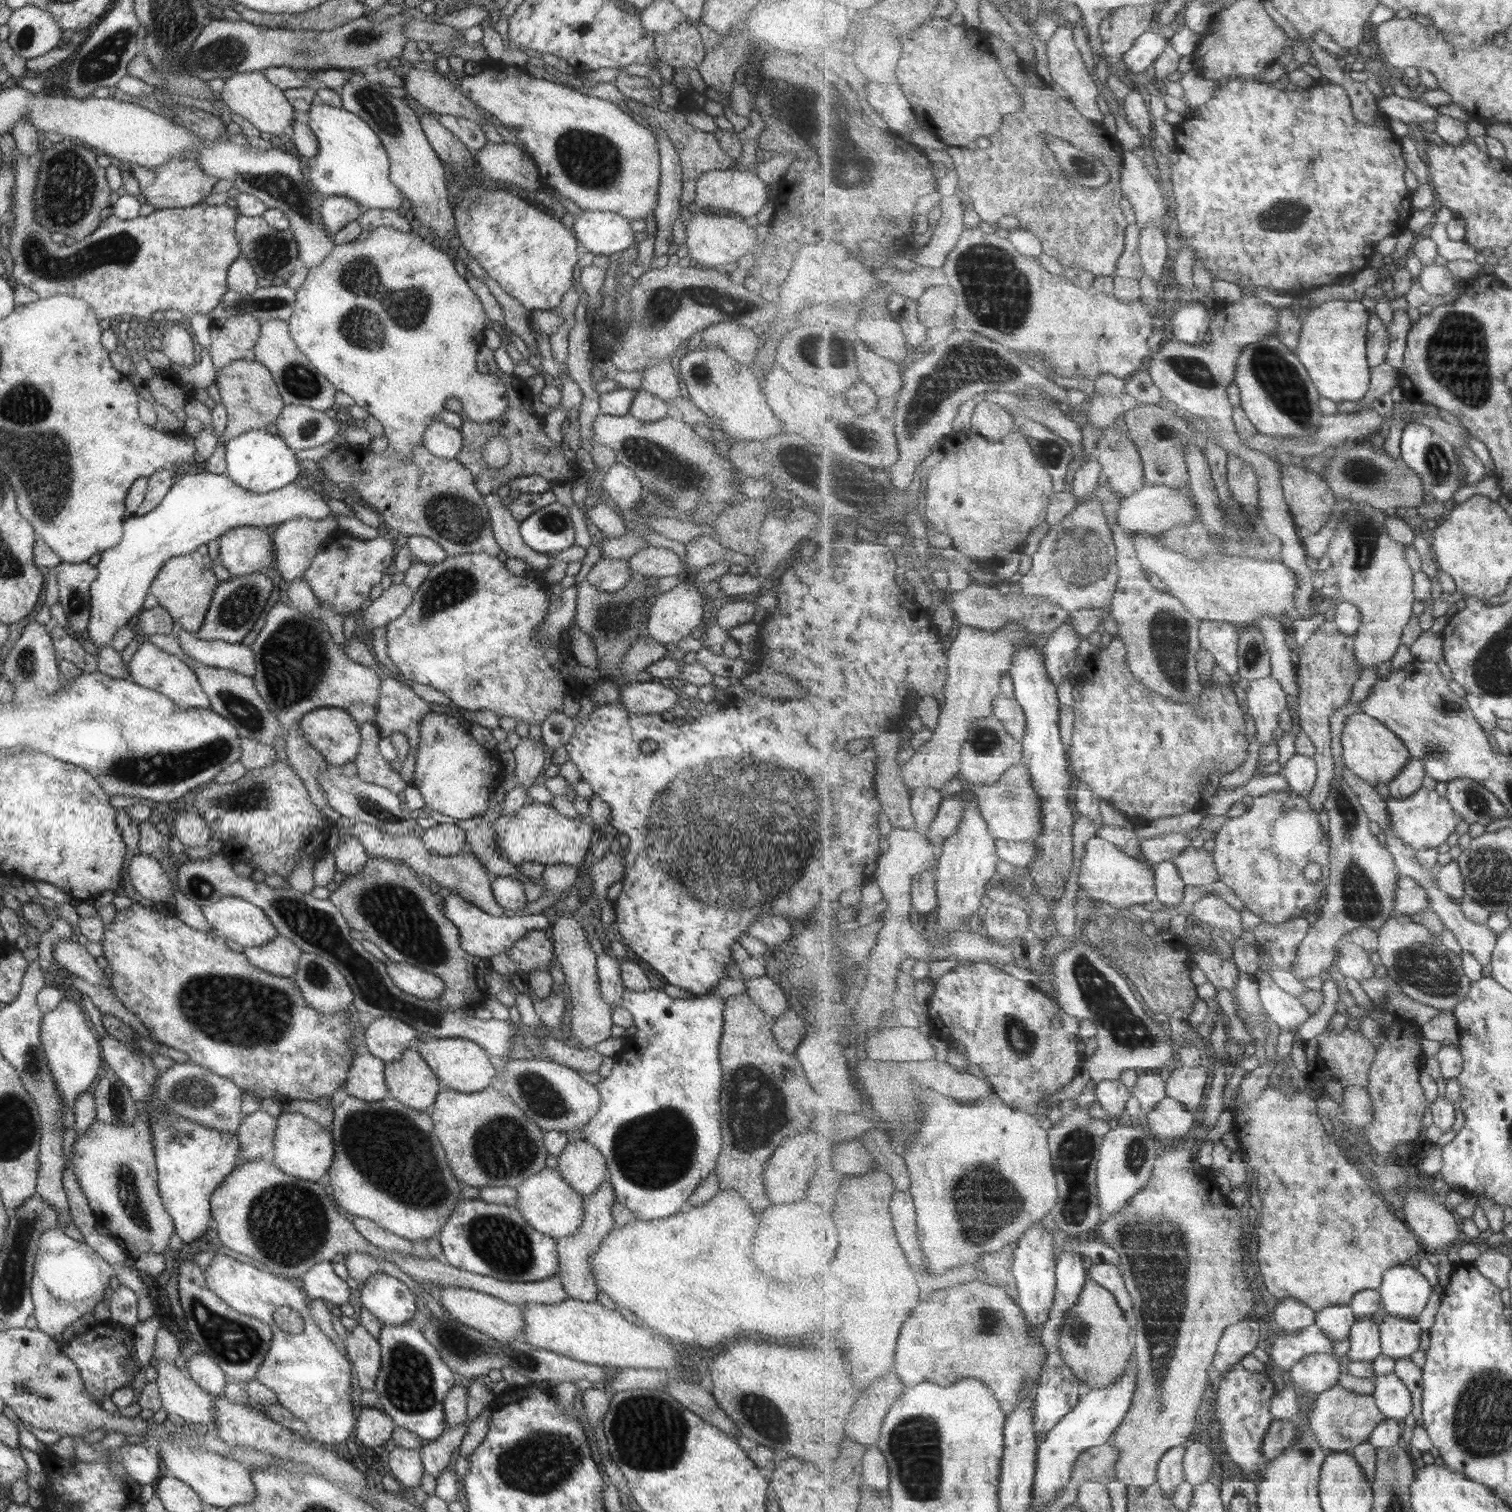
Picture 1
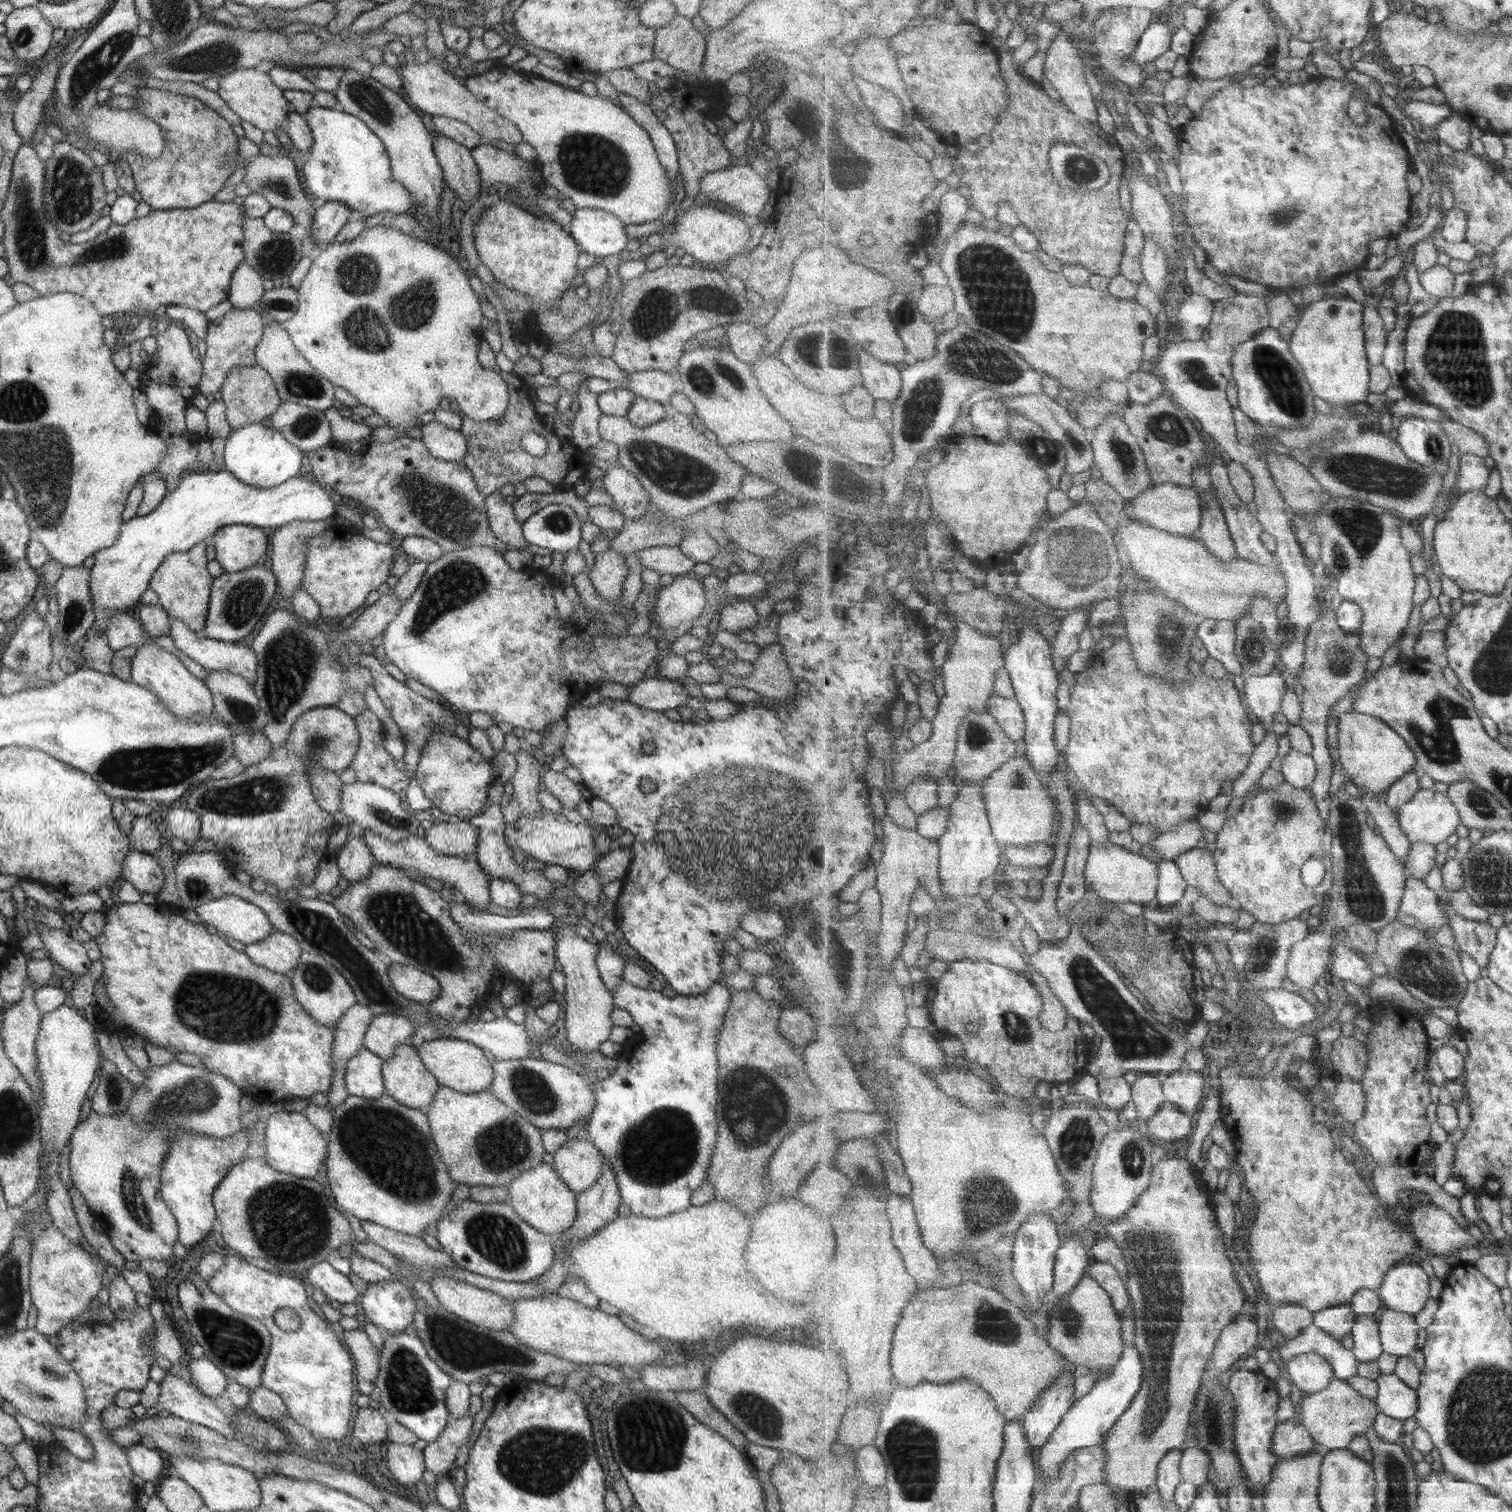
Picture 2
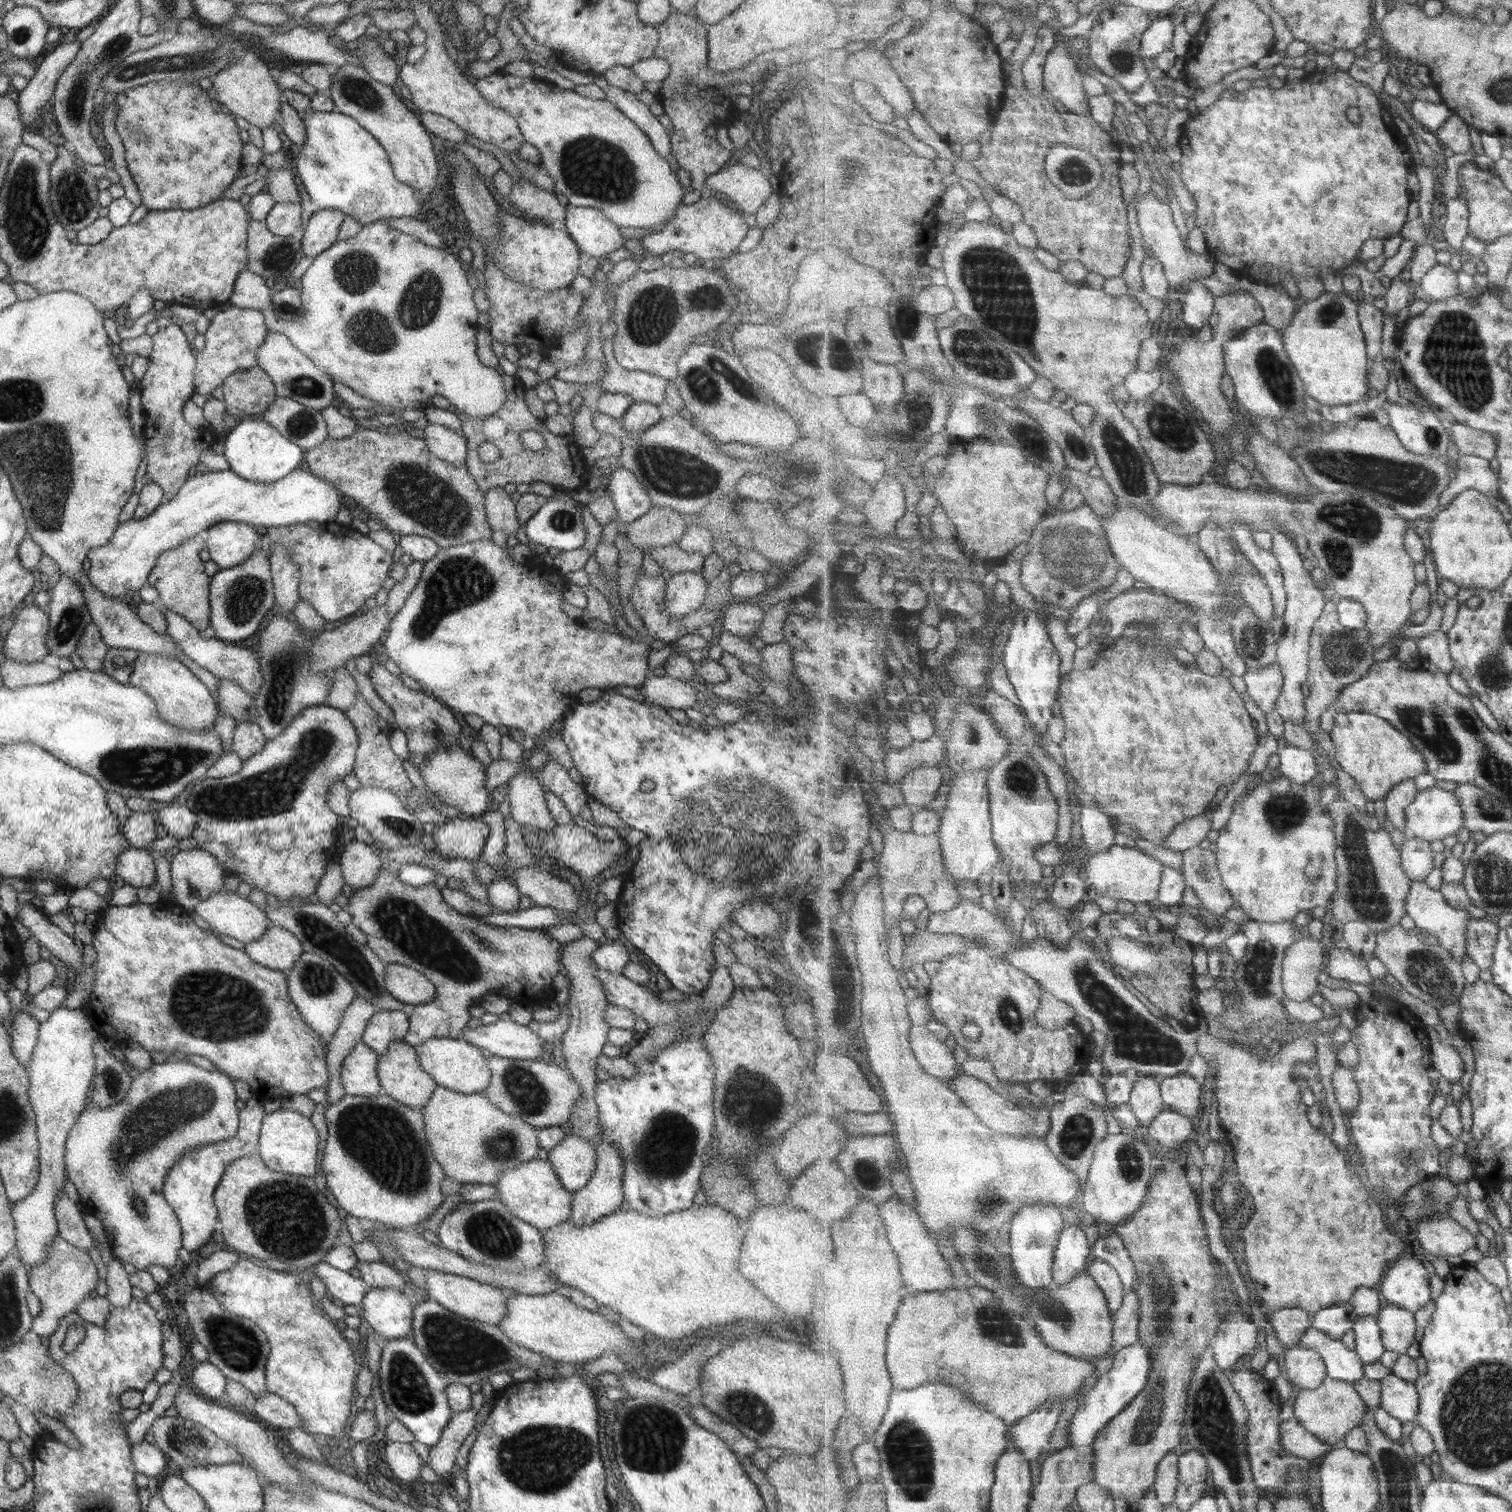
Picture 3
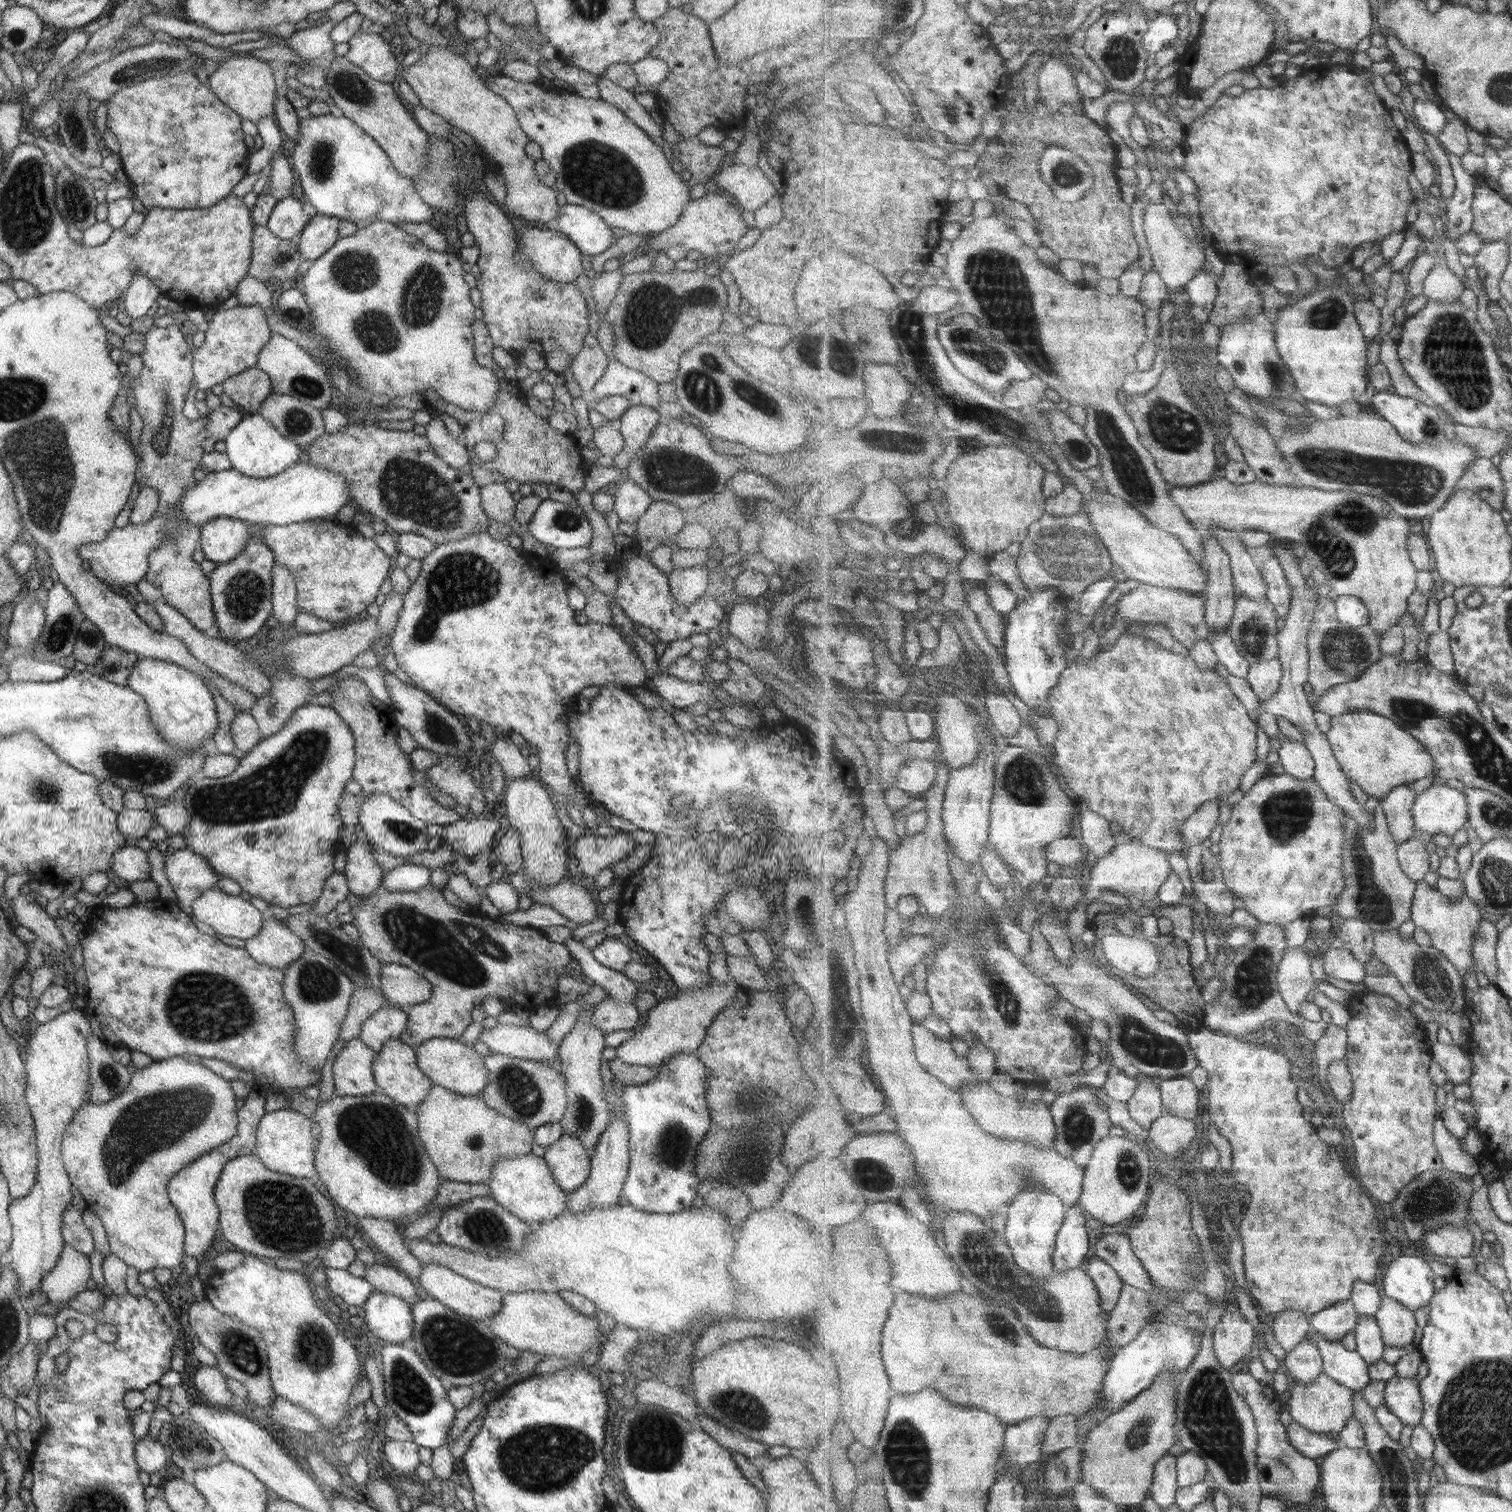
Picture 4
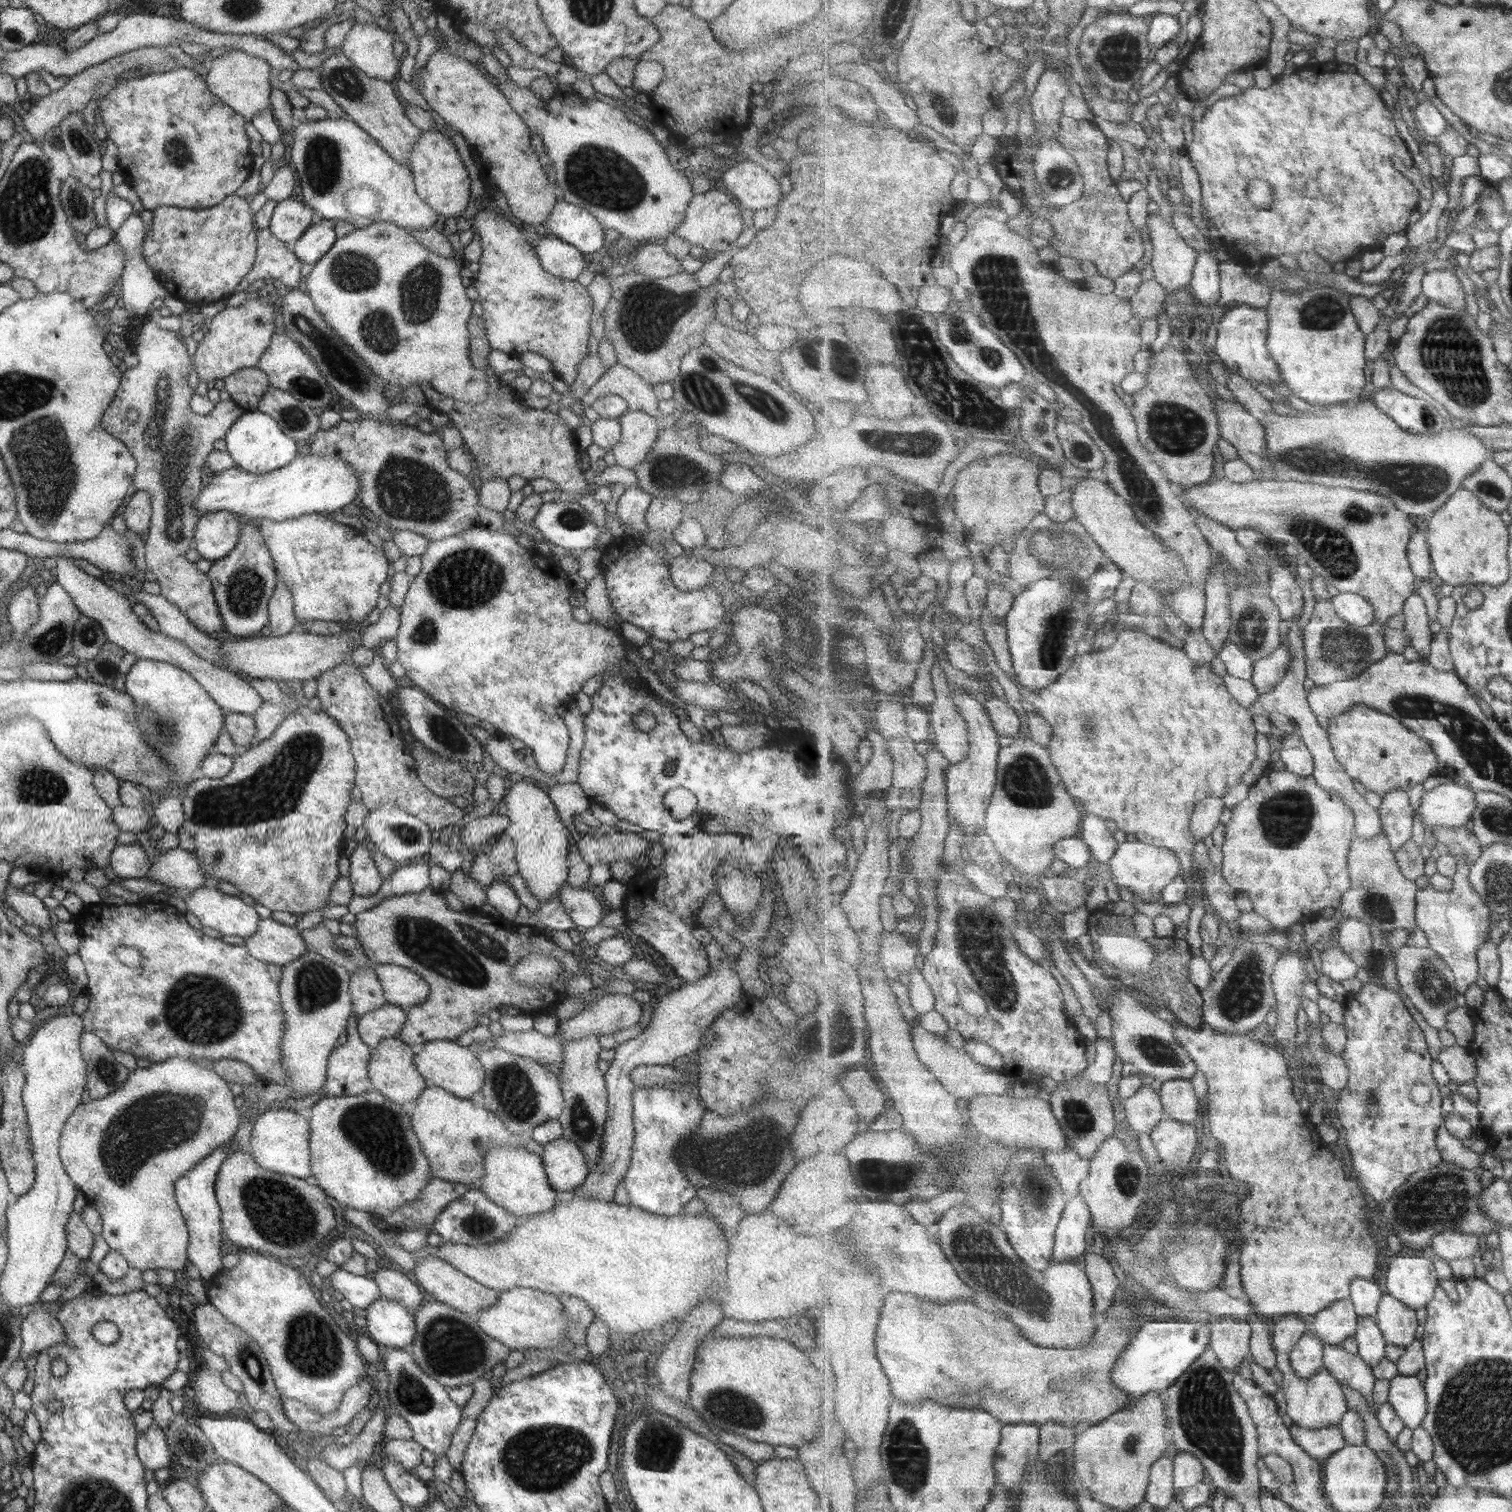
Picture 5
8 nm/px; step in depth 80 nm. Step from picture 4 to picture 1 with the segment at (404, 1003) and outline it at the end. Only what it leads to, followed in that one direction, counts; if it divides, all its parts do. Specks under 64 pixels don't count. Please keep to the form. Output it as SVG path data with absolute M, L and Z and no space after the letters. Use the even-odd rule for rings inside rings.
M387 962L385 963L390 980L401 992L417 999L438 999L443 993L443 982L438 976L429 974L410 964Z

